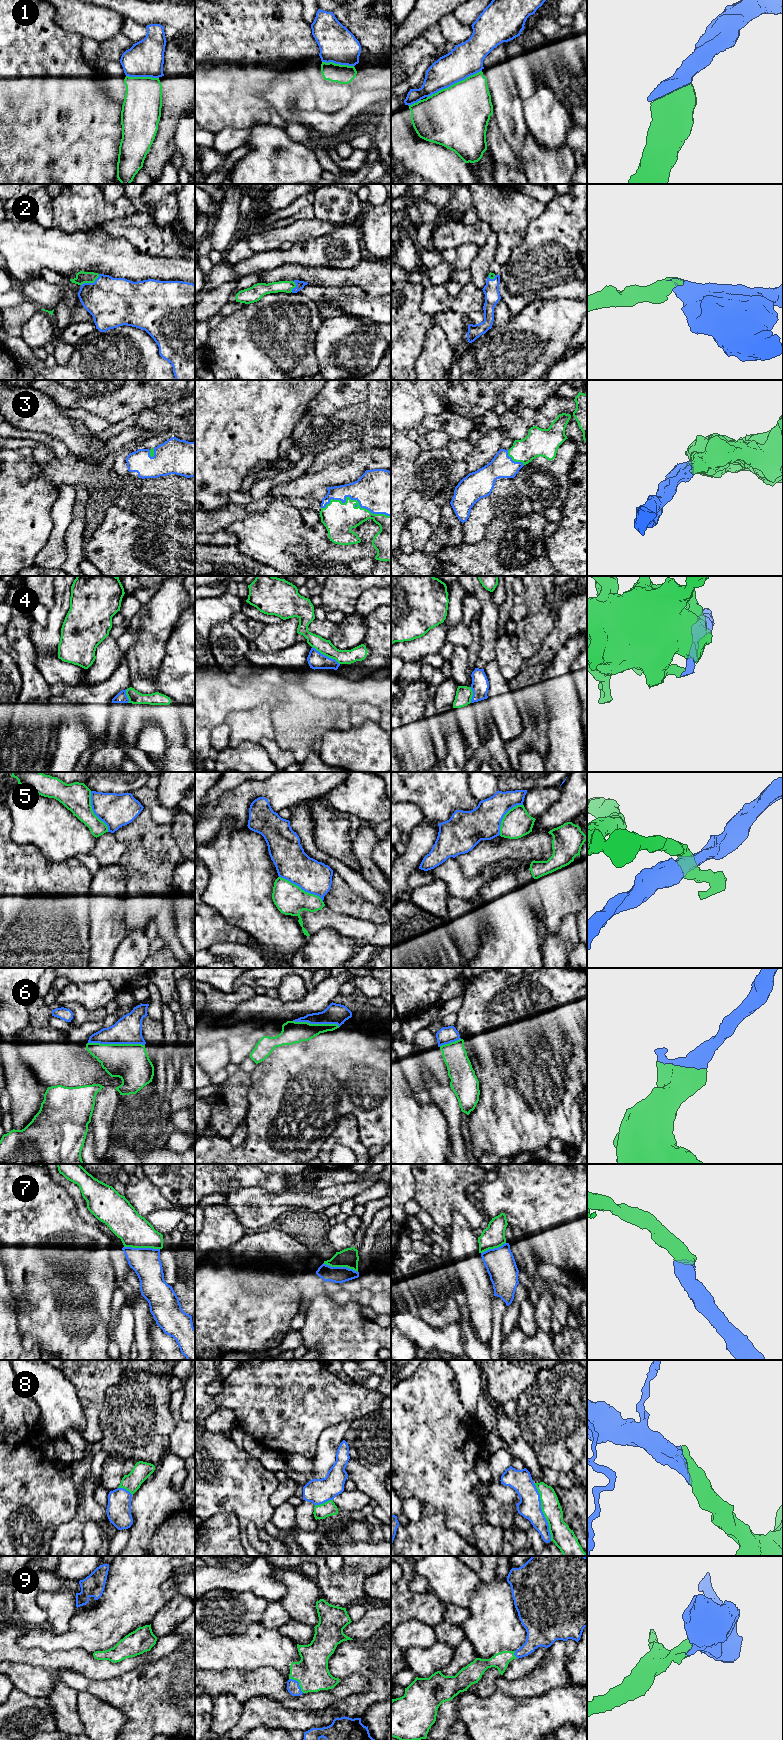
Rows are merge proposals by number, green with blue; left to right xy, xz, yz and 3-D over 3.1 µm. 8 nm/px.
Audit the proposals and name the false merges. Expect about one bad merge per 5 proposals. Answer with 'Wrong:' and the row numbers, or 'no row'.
Wrong: 4, 5

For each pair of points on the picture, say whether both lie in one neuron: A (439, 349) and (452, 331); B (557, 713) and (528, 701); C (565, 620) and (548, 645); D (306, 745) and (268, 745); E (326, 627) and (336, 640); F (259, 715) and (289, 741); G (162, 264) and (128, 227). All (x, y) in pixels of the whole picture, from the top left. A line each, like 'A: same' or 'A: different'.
A: different
B: different
C: same
D: different
E: different
F: different
G: different

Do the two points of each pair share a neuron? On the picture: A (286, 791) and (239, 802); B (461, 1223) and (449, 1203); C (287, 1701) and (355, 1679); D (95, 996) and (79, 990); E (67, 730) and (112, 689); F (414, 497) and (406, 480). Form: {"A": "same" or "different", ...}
{"A": "same", "B": "different", "C": "same", "D": "same", "E": "different", "F": "different"}

